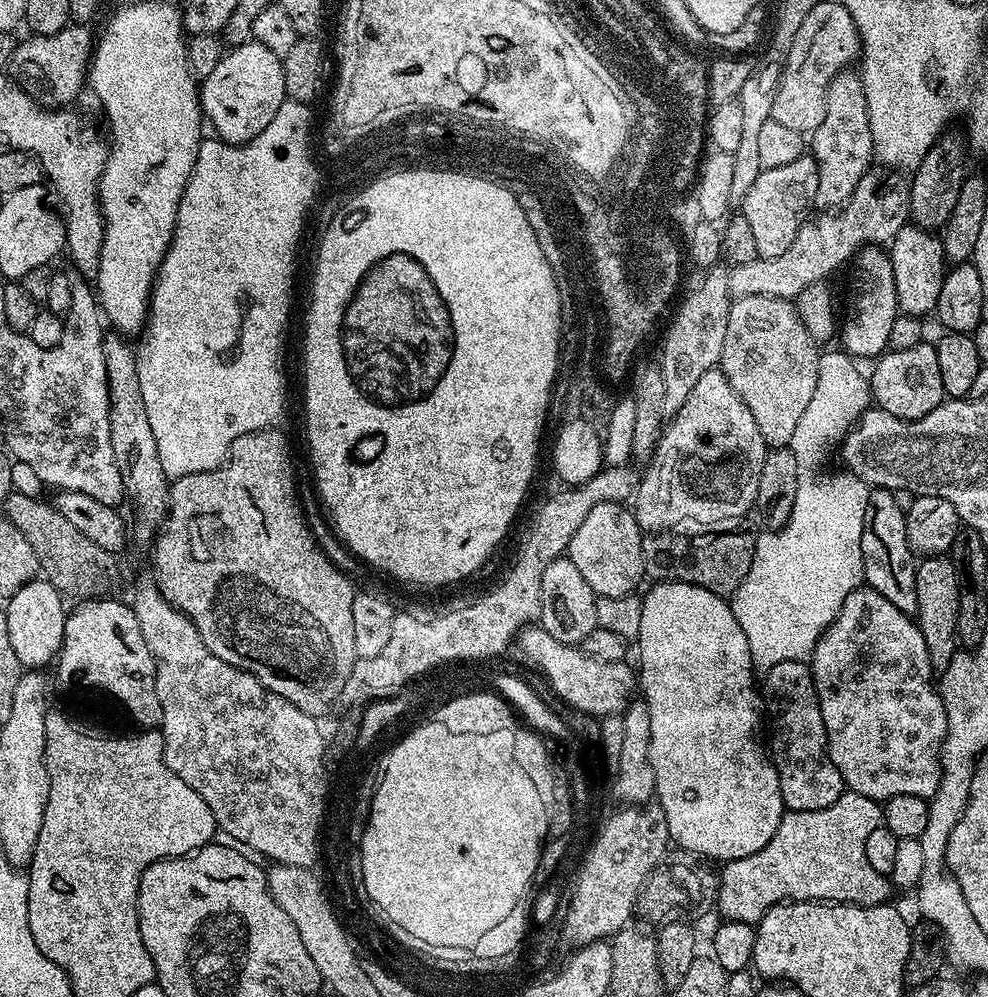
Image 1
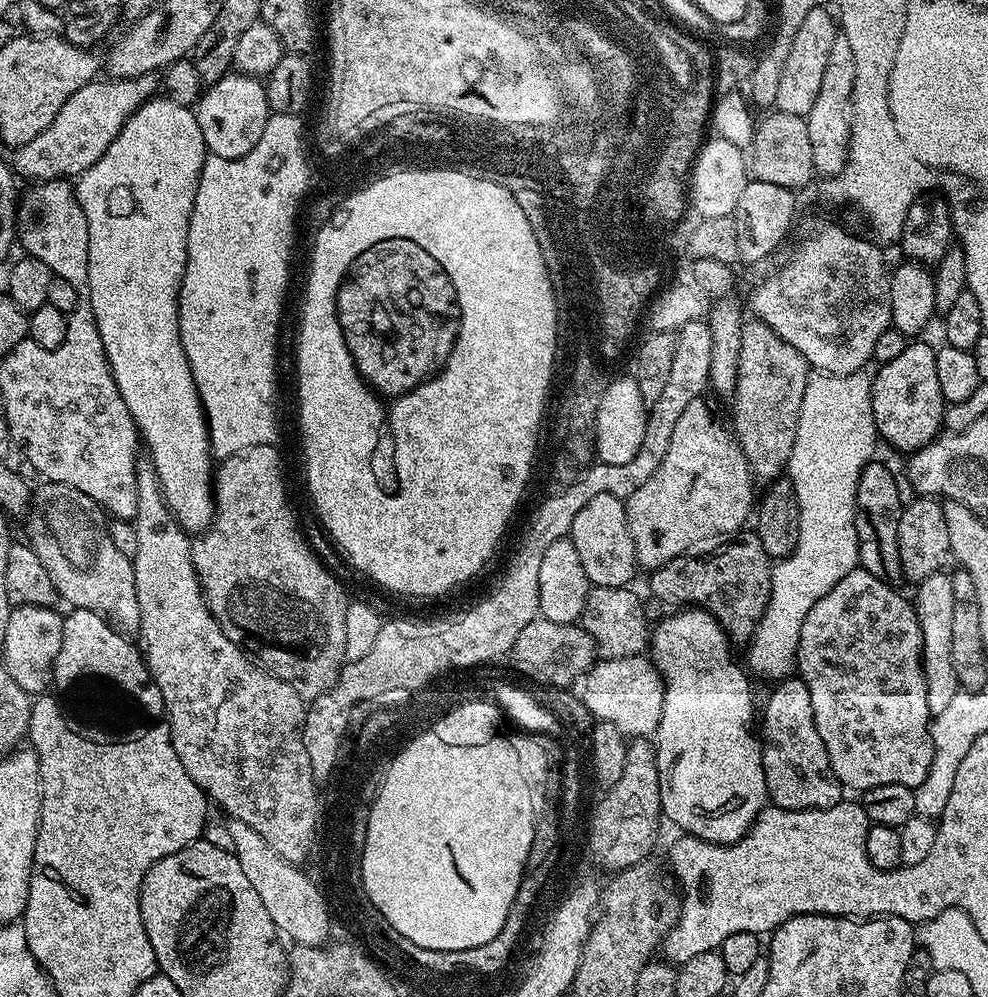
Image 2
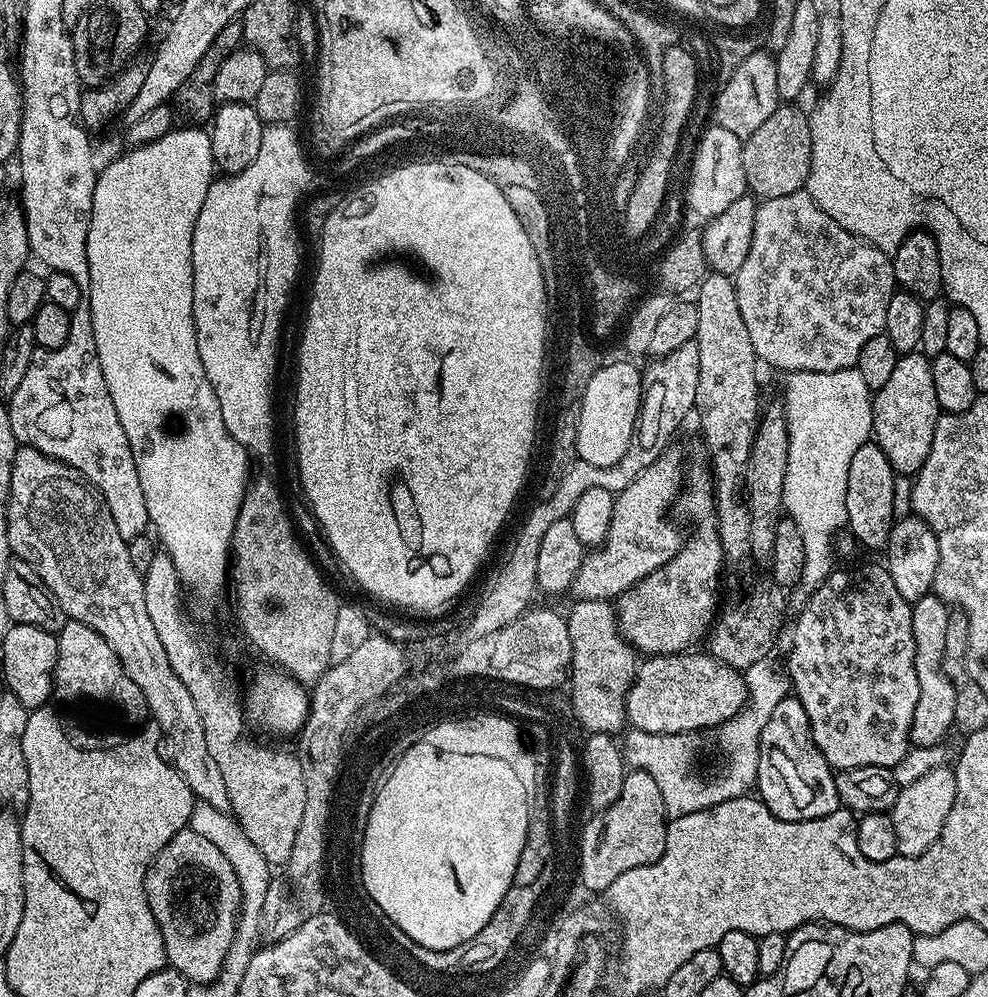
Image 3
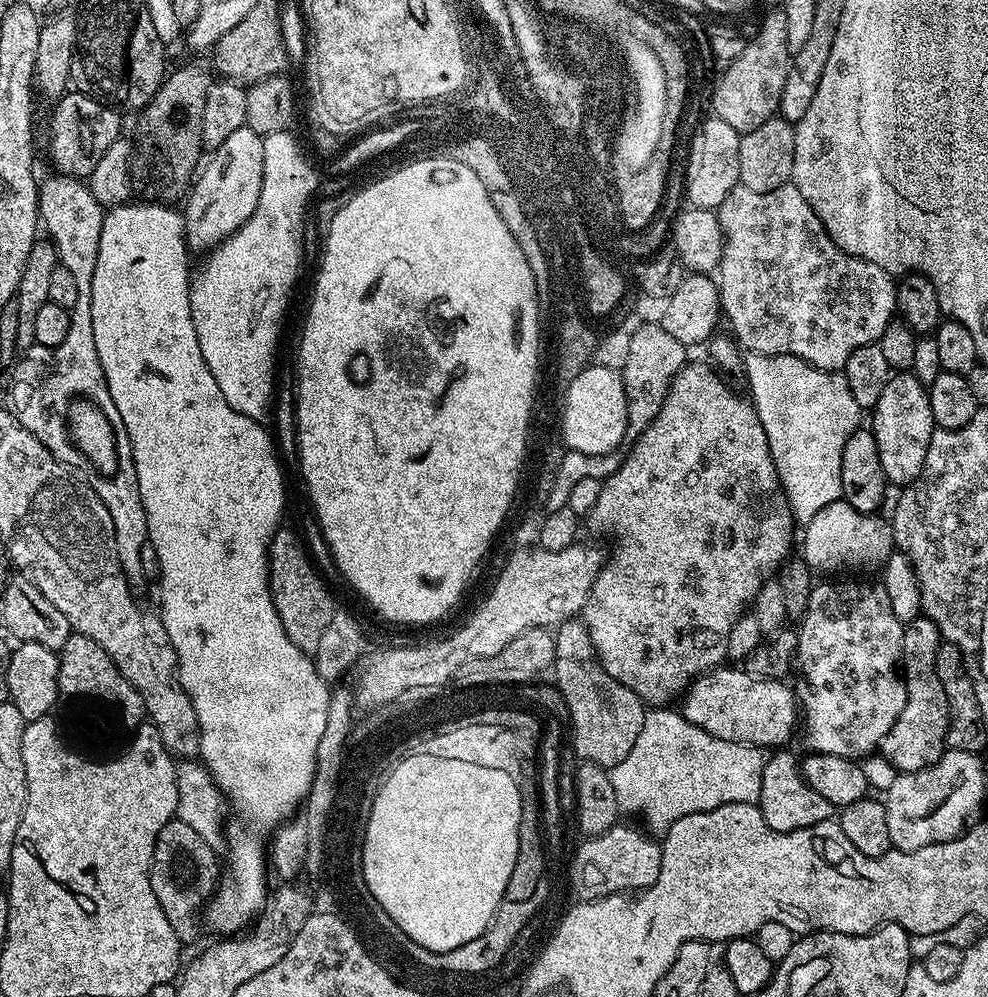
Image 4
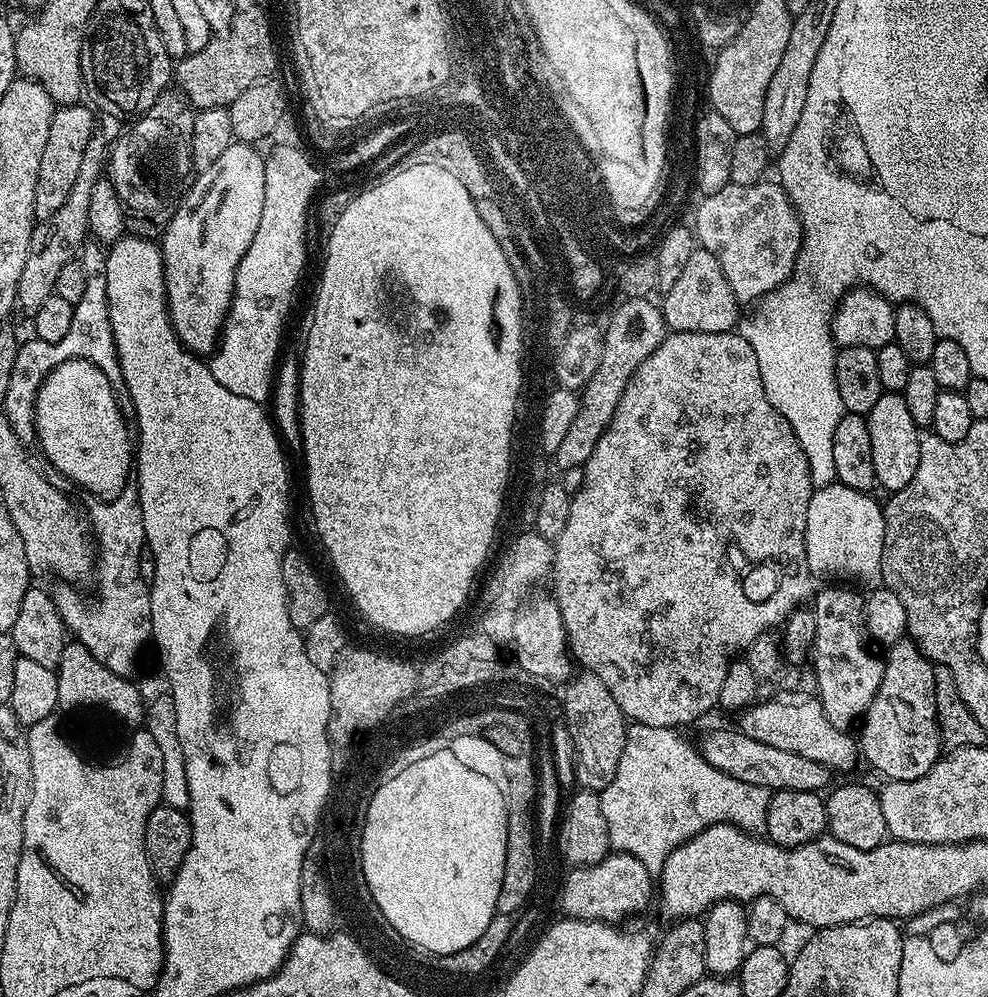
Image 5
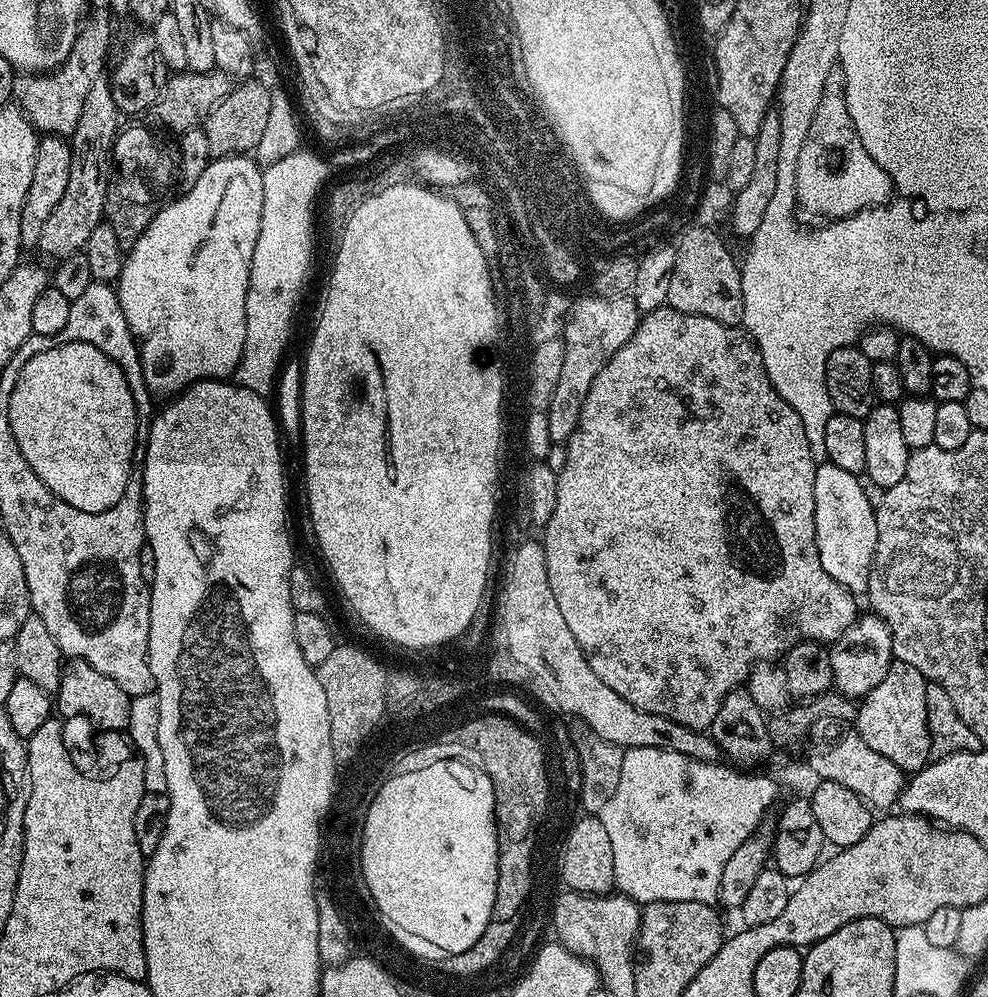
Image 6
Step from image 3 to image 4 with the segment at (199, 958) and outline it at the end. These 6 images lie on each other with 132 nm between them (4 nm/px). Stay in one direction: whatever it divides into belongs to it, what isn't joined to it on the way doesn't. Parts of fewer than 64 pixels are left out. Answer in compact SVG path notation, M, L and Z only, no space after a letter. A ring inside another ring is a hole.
M169 818L166 826L162 826L154 838L152 865L148 868L152 899L158 902L162 914L166 914L168 927L176 935L177 941L184 942L184 940L194 939L200 932L200 924L202 928L202 909L212 899L222 880L220 877L220 872L222 876L222 864L221 861L220 864L216 861L216 856L218 856L217 849L206 846L206 842L202 842L202 837L194 829L186 826L186 822L175 818Z

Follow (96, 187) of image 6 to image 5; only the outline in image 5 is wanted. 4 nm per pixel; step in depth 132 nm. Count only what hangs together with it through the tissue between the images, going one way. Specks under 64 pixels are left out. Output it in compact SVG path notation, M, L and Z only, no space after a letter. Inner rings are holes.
M93 134L90 142L84 145L82 166L78 169L78 178L74 178L74 186L70 190L66 202L48 220L39 221L32 229L30 250L26 254L26 266L18 278L16 291L16 308L25 312L30 318L42 307L42 302L54 294L54 282L58 282L58 273L66 262L77 259L89 239L88 231L90 194L94 184L101 180L106 168L106 144L100 134Z

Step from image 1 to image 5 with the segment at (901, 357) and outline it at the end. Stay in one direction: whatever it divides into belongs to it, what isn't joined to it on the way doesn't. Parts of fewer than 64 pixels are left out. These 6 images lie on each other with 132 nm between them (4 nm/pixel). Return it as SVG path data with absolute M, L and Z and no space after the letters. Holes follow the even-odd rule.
M883 392L878 398L878 402L874 402L874 410L870 410L867 414L868 429L870 430L870 451L874 457L874 474L876 475L877 485L882 489L885 488L885 493L891 494L902 490L902 486L907 486L910 483L910 478L914 478L914 470L918 470L918 454L920 453L920 442L922 439L922 430L914 422L914 418L910 418L910 409L906 406L906 398L899 392Z

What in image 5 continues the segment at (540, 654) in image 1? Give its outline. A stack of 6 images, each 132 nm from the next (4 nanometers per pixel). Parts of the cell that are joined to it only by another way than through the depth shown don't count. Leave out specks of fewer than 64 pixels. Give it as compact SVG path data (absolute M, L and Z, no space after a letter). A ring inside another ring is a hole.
M787 691L781 695L773 700L761 699L739 713L739 731L745 732L750 738L758 738L758 742L766 742L766 746L775 746L789 754L822 762L822 766L831 768L833 773L850 771L856 764L856 756L858 760L857 741L853 737L851 740L845 729L834 726L834 722L826 718L826 710L822 710L820 699L815 695Z

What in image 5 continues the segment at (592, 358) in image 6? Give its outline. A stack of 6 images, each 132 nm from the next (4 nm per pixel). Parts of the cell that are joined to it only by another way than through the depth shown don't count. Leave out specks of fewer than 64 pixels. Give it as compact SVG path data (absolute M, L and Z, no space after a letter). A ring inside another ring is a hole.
M634 296L631 300L626 301L626 308L620 310L619 315L612 324L611 331L608 333L607 356L604 356L604 368L601 368L599 375L592 379L590 386L582 389L582 395L579 397L579 408L577 416L570 426L570 430L563 436L562 442L559 443L558 450L554 457L555 467L563 470L570 467L584 465L594 454L594 446L598 438L604 433L612 421L614 410L626 390L632 375L654 354L654 350L660 348L666 335L666 325L664 314L659 303L655 304L655 299Z

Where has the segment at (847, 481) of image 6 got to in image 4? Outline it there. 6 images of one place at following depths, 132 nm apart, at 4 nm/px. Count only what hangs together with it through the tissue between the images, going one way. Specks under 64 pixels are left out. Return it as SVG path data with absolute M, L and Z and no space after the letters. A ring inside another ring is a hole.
M843 498L830 502L803 525L804 552L802 559L813 573L840 572L843 568L882 566L894 551L892 525L883 515L854 510Z

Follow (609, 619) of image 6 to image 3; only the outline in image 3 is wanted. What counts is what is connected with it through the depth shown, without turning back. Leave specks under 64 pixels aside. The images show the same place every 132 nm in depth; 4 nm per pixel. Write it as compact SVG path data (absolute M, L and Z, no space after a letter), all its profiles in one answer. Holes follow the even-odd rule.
M689 467L686 472L686 483L683 485L682 491L678 497L678 508L681 508L696 525L692 528L692 537L685 539L680 545L678 554L674 554L674 558L670 558L670 562L666 562L658 570L654 570L646 578L642 578L630 590L626 590L621 596L616 597L614 601L614 619L616 627L621 636L636 649L637 653L643 654L645 657L649 656L668 656L672 652L687 652L693 646L705 639L706 633L712 627L713 620L718 615L718 603L716 604L716 591L720 588L720 572L722 576L722 569L724 568L724 551L720 545L718 538L718 530L716 529L716 501L714 499L714 489L712 486L712 478L707 467L704 468L691 468Z

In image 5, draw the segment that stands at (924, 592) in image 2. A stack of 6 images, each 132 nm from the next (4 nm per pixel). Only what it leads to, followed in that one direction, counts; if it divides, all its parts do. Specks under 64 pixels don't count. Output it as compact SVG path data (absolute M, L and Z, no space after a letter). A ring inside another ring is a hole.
M910 638L887 645L886 652L888 656L886 655L884 660L882 686L862 717L858 748L863 759L865 756L869 766L877 768L884 775L885 781L922 778L942 756L940 727L936 721L934 706L934 665L931 660L924 657L920 647Z

